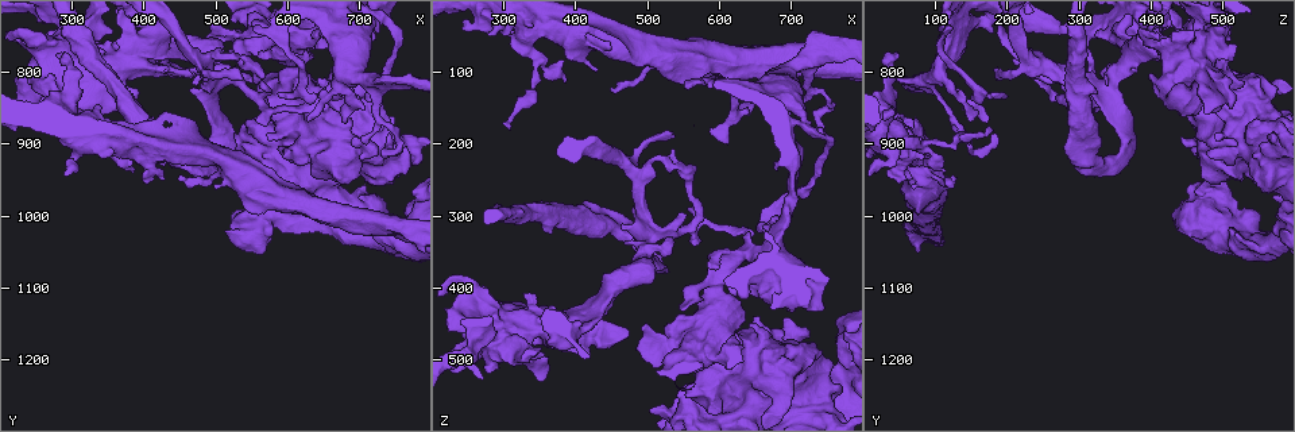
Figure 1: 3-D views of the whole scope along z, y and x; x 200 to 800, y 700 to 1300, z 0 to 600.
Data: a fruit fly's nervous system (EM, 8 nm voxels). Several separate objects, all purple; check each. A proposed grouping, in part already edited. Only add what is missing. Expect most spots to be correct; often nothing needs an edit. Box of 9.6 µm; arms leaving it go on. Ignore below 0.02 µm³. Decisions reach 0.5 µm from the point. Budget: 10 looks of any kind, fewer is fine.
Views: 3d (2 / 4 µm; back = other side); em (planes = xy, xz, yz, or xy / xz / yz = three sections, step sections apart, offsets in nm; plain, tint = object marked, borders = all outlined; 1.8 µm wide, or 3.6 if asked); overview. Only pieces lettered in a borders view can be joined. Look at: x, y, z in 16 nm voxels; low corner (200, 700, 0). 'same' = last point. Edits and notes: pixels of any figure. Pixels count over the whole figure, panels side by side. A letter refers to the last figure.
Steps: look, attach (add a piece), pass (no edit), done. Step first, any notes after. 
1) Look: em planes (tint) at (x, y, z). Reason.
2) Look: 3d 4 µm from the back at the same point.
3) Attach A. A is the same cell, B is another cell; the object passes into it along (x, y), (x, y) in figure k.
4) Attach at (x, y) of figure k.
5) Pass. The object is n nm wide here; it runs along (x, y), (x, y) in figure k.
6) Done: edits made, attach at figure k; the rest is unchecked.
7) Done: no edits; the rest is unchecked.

Look: 3d 4 µm at (275, 775, 50). An open end.

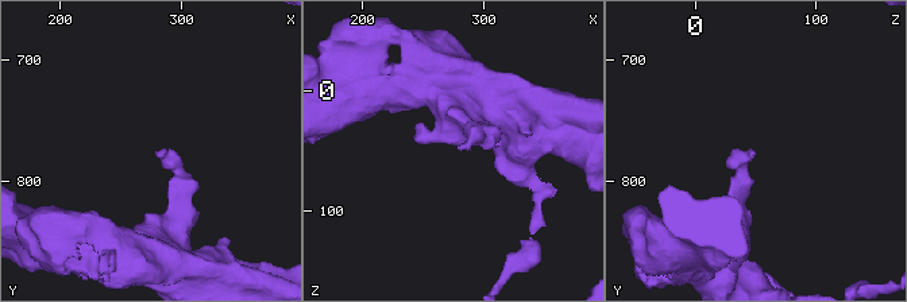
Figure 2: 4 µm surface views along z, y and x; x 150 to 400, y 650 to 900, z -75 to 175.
Look: em 3.6 µm yz step 16 (tint) at (278, 778, 48).

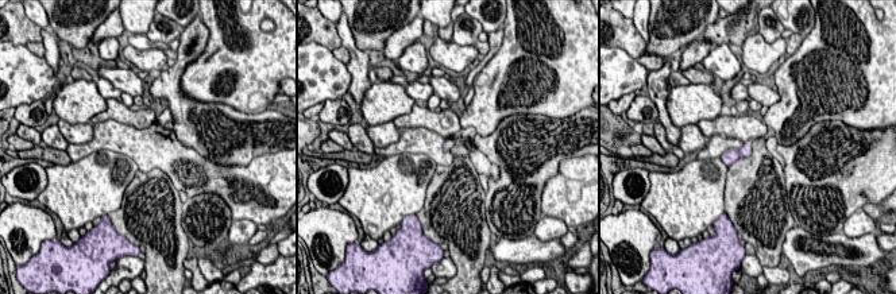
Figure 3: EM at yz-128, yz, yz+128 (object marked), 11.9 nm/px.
Look: em 3.6 µm xz step 16 (borders) at the same point.

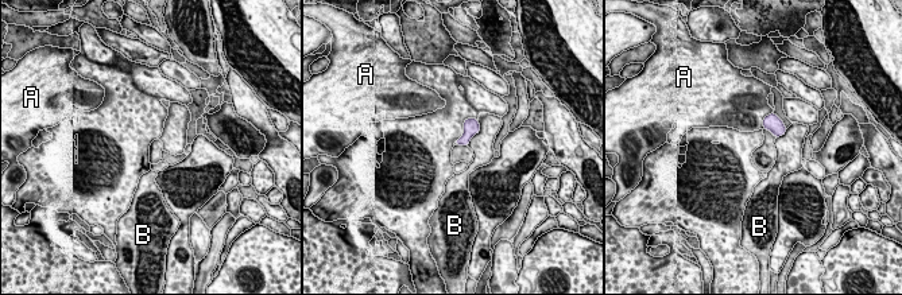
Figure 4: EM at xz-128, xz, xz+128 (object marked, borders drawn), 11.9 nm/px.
Pass. The object is 130 nm wide here; A and B are other cells; no lettered piece goes on from it.

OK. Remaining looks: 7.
Look: em xy step 4 (borders) at (330, 895, 60). Sharp bend.

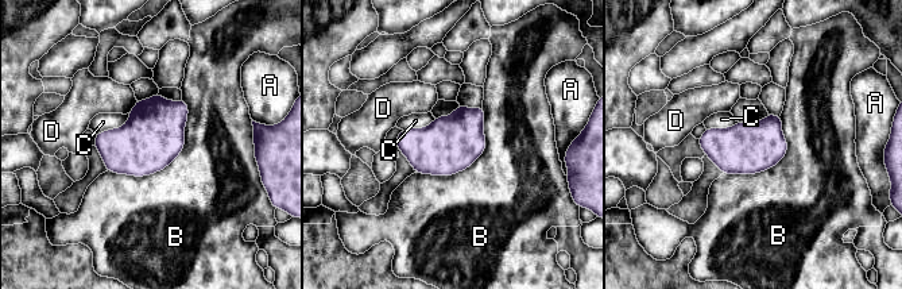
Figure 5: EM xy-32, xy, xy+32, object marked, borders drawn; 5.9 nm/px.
Pass. The longest contact is with B, 650 nm; A, B, C and D are other cells; a border runs along (188, 103), (165, 168), (107, 172) in figure 5; none of them fits.

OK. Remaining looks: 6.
Look: em yz step 4 (tint) at (540, 795, 225).

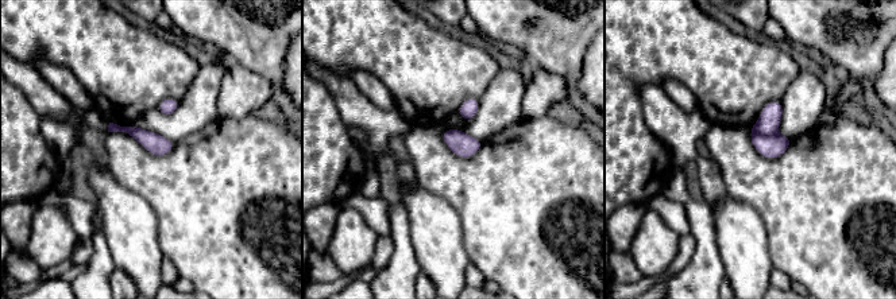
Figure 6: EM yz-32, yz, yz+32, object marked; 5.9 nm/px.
Look: em planes (borders) at the same point. Another direction.

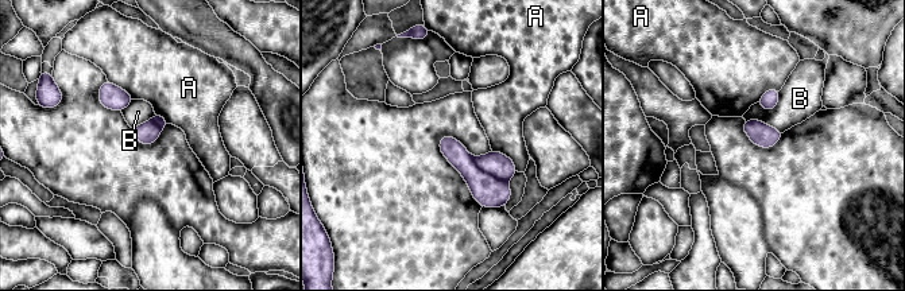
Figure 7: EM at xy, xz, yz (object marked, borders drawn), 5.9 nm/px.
Pass. The object is 140 nm wide here; A and B are other cells; a border runs along (745, 119), (760, 119), (782, 132) in figure 7; no lettered piece goes on from it.

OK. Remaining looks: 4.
Look: em xy step 16 (borders) at (505, 820, 325). Four arms meet.

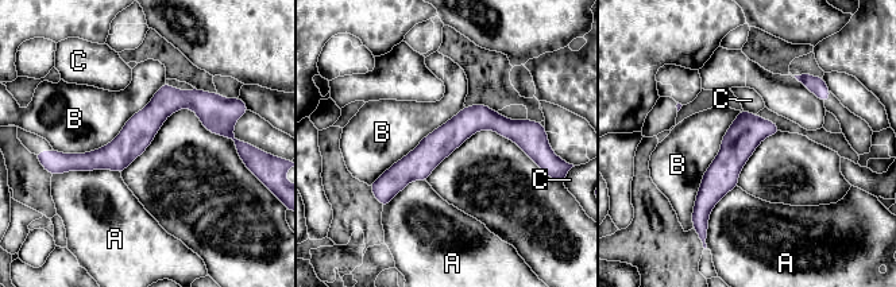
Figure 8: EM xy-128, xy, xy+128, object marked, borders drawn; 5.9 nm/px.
Pass. The object is 180 nm wide here; A, B and C are other cells; it runs along (528, 134), (467, 121), (378, 182) in figure 8; none of them fits.

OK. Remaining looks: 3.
Done: no edits; the rest is unchecked.

